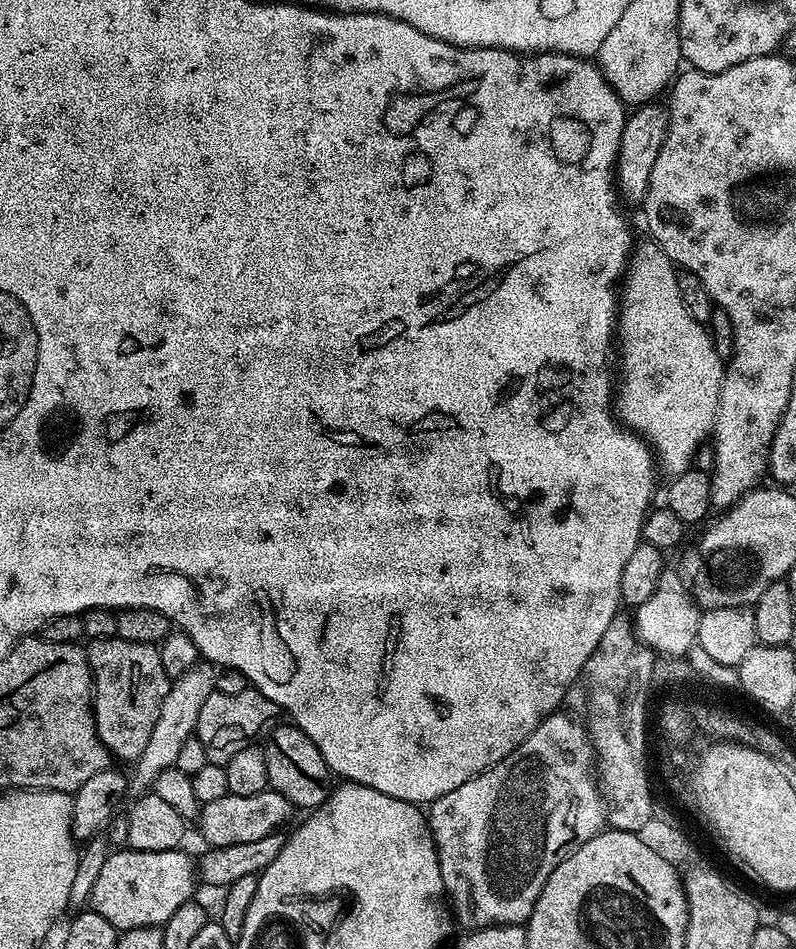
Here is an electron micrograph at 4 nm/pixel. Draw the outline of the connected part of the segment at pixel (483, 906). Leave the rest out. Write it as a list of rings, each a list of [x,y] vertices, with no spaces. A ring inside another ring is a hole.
[[[555,713],[544,719],[518,750],[482,774],[462,782],[458,790],[450,790],[450,794],[431,801],[431,808],[430,827],[440,866],[450,881],[451,891],[453,888],[468,895],[468,908],[480,926],[523,925],[531,920],[550,874],[558,870],[567,856],[606,828],[606,800],[594,779],[594,749],[585,744],[576,725],[569,725],[568,720]]]

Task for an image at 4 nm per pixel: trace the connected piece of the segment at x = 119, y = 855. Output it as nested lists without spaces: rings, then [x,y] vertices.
[[[116,850],[108,856],[102,870],[98,870],[90,908],[102,914],[102,918],[106,918],[118,930],[163,926],[178,909],[193,899],[196,882],[198,884],[198,872],[194,860],[184,850]]]

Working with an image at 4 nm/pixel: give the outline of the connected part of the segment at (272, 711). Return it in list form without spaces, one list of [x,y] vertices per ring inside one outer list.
[[[215,690],[206,700],[198,718],[195,735],[201,744],[213,753],[231,754],[249,747],[259,736],[267,737],[277,727],[282,709],[261,692],[247,690],[238,694],[226,694]]]

